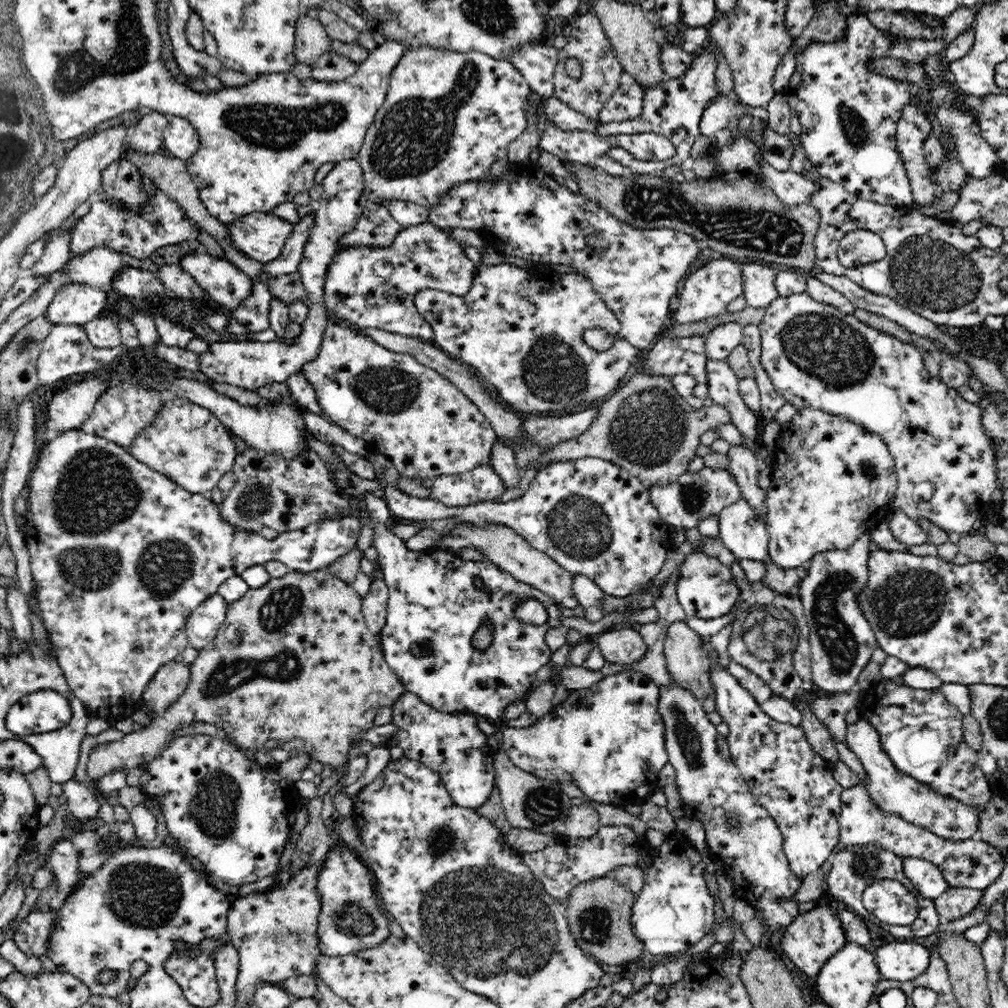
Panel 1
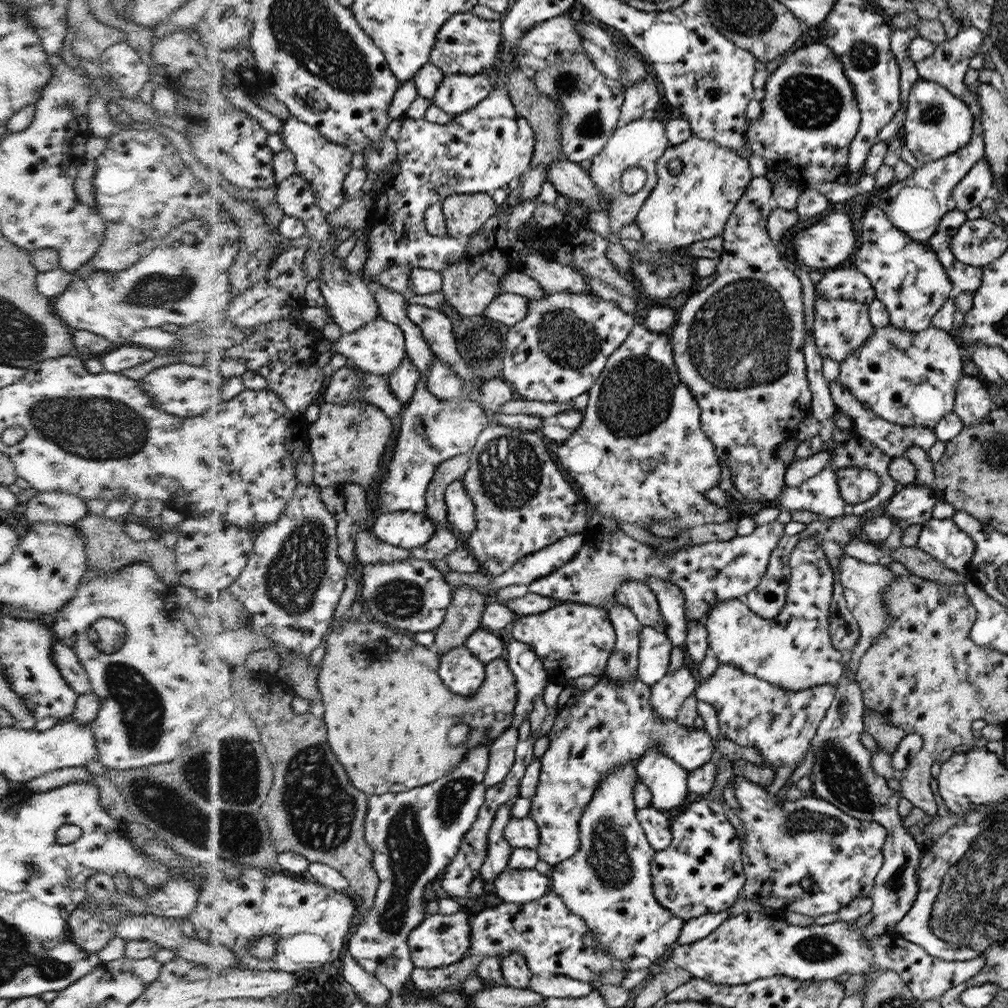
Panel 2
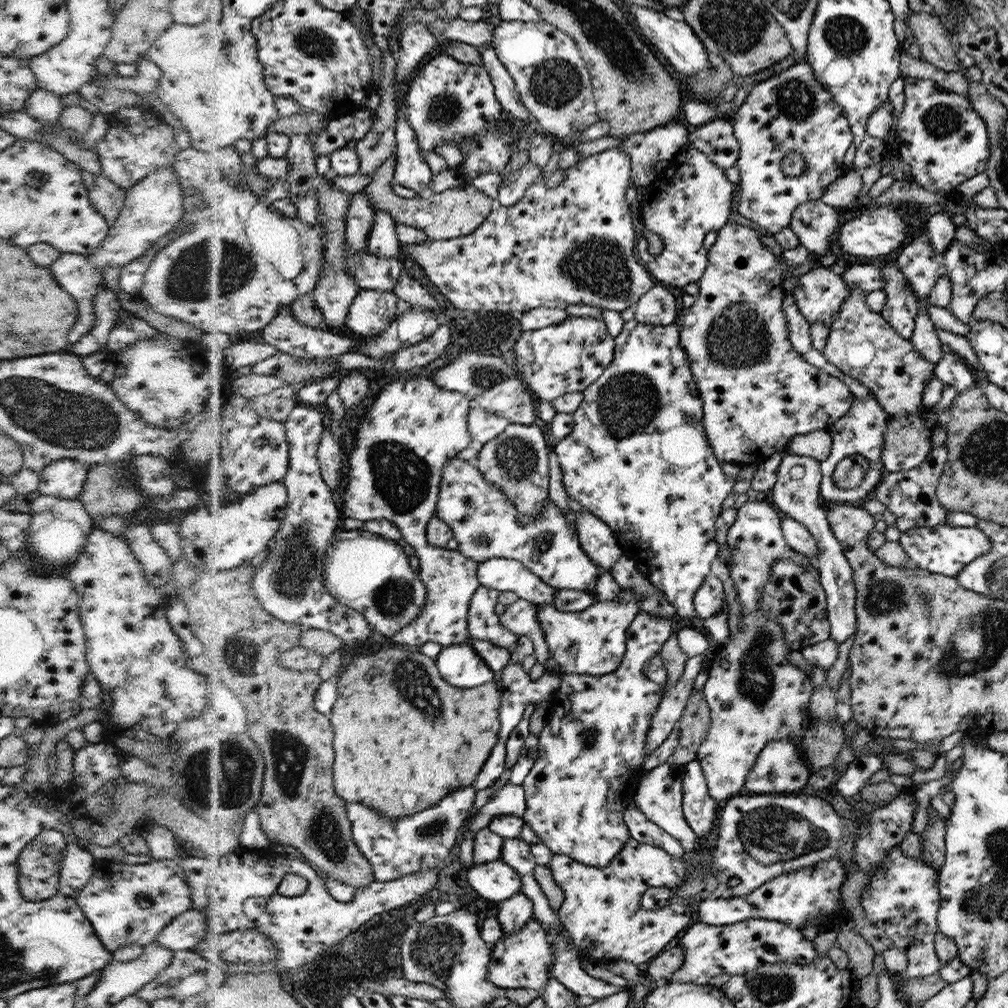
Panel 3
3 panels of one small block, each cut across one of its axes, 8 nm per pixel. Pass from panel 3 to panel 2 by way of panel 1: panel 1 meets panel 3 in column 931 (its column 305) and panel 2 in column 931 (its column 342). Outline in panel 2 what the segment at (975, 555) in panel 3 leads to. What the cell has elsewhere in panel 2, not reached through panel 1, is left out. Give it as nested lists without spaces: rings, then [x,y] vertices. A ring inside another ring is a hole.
[[[930,518],[923,524],[918,548],[938,563],[965,577],[976,553],[973,537],[966,534],[951,518]]]

